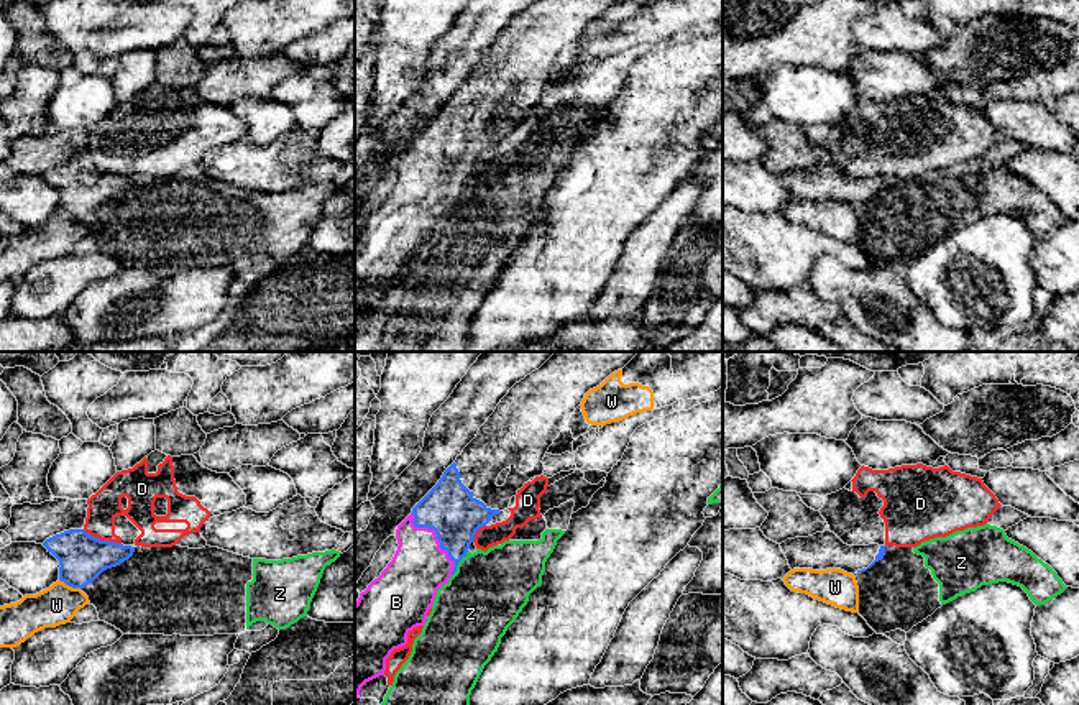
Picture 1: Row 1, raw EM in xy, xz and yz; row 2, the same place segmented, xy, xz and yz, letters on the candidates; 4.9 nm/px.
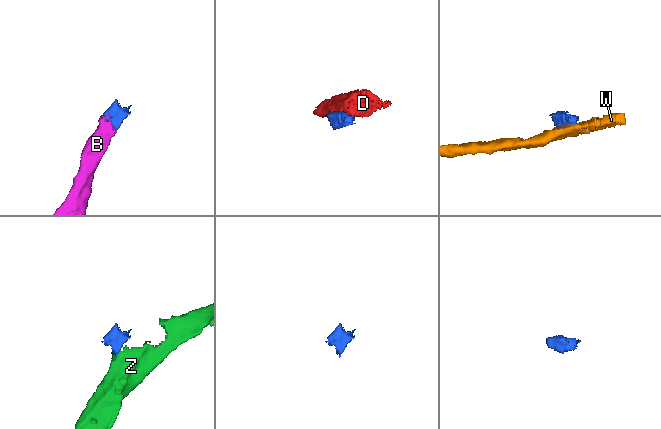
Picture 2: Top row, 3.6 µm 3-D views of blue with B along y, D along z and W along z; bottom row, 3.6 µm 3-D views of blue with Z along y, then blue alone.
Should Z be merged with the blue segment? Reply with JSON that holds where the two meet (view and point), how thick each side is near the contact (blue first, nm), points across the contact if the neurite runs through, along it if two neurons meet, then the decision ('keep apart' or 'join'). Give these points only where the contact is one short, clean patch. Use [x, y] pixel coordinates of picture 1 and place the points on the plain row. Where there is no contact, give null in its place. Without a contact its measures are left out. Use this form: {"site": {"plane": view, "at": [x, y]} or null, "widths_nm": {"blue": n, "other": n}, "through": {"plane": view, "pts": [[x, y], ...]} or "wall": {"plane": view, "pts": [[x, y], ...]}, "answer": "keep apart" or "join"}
{"site": {"plane": "xz", "at": [457, 196]}, "widths_nm": {"blue": 260, "other": 380}, "wall": {"plane": "xz", "pts": [[468, 183], [452, 207]]}, "answer": "keep apart"}

